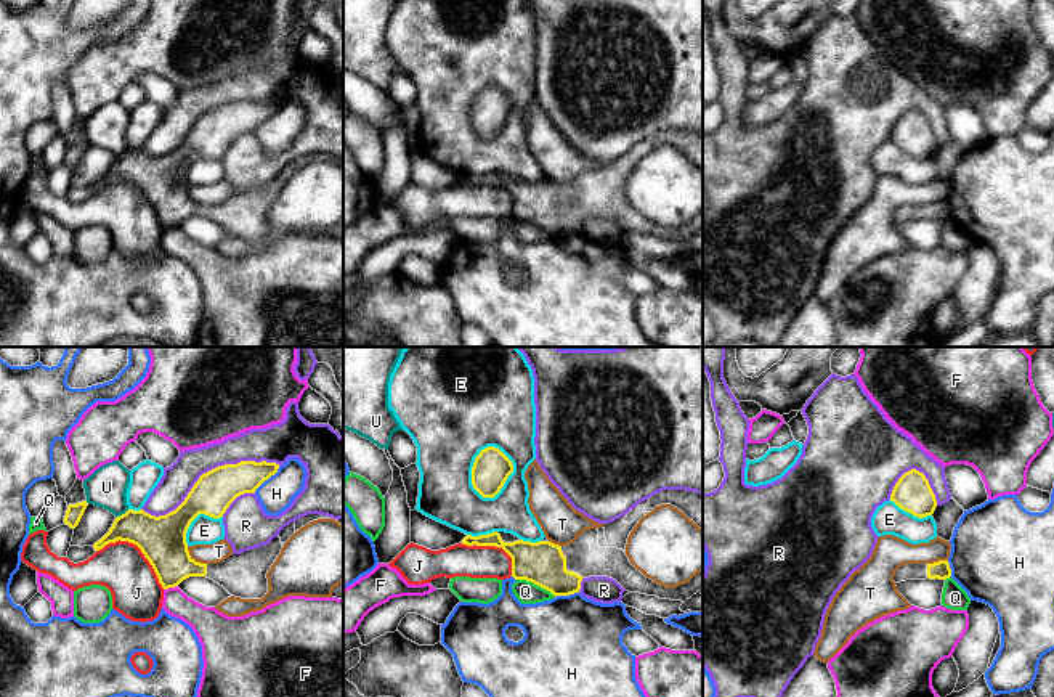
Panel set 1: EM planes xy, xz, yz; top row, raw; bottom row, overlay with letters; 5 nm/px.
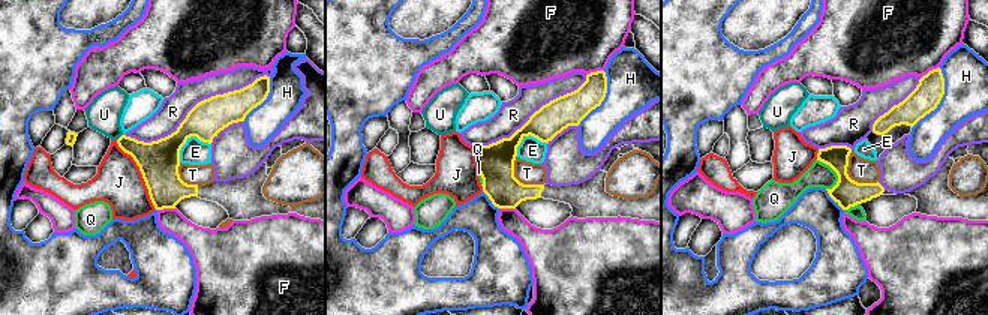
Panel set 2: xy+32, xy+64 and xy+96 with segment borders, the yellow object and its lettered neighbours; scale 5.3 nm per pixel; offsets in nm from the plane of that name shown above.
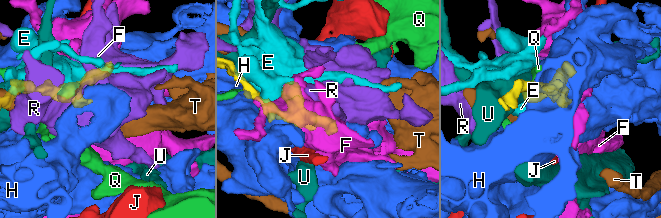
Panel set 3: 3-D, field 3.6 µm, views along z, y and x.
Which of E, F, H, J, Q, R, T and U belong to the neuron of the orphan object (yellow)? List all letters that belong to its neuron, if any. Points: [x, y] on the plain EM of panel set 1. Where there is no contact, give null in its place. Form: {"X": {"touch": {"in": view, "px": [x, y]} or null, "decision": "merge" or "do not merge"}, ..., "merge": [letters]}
{"E": {"touch": {"in": "xz", "px": [472, 108]}, "decision": "do not merge"}, "F": {"touch": {"in": "xy", "px": [170, 227]}, "decision": "do not merge"}, "H": {"touch": {"in": "xy", "px": [267, 119]}, "decision": "do not merge"}, "J": {"touch": {"in": "xy", "px": [138, 187]}, "decision": "do not merge"}, "Q": {"touch": {"in": "xz", "px": [536, 224]}, "decision": "do not merge"}, "R": {"touch": {"in": "xy", "px": [209, 111]}, "decision": "do not merge"}, "T": {"touch": {"in": "xy", "px": [193, 199]}, "decision": "do not merge"}, "U": {"touch": {"in": "xy", "px": [122, 154]}, "decision": "do not merge"}, "merge": []}

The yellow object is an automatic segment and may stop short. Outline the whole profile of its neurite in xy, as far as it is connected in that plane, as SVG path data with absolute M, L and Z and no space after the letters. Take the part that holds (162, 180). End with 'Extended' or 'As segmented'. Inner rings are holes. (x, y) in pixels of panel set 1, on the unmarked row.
M266 101L218 106L199 117L175 151L156 157L143 149L128 149L116 157L93 188L99 191L119 180L136 185L164 230L175 228L189 217L207 217L234 238L261 239L270 230L266 214L282 190L279 175L265 186L233 194L223 202L201 204L189 196L186 172L199 154L223 157L237 137L255 133L278 109L279 104Z. Extended

